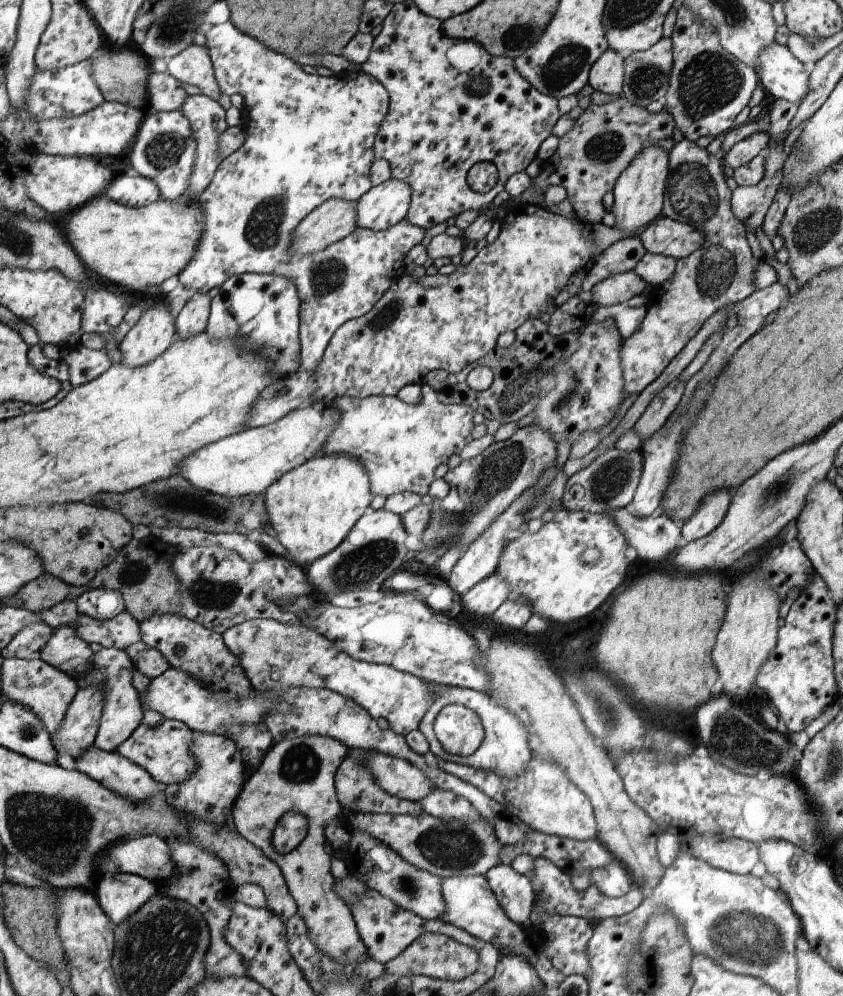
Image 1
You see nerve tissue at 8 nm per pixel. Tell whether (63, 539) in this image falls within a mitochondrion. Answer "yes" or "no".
no

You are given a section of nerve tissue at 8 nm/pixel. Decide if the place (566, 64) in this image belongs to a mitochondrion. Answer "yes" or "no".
yes

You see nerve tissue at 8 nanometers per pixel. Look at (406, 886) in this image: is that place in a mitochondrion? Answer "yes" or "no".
yes

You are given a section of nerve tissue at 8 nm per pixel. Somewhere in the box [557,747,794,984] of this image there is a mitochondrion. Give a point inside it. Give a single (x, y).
(750, 939)

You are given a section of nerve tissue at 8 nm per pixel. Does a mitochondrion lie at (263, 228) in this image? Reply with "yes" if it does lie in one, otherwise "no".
yes

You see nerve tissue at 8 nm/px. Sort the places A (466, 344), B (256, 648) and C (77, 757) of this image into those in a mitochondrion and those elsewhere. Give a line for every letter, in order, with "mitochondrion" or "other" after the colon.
A: other
B: other
C: other

